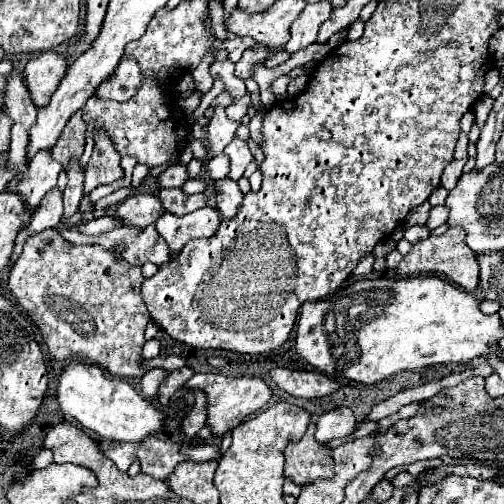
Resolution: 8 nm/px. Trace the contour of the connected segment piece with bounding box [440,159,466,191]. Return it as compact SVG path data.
M454 159L452 163L448 163L446 165L446 169L444 169L444 173L442 173L442 187L444 189L454 189L454 185L458 183L458 177L462 175L462 167L466 165L466 159Z

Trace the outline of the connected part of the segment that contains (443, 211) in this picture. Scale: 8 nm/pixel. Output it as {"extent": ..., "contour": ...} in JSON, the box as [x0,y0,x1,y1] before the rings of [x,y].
{"extent":[428,205,448,229],"contour":[[[438,205],[438,207],[432,207],[432,213],[430,213],[430,219],[428,219],[428,227],[430,229],[436,229],[438,225],[446,223],[448,219],[448,207],[446,205]]]}

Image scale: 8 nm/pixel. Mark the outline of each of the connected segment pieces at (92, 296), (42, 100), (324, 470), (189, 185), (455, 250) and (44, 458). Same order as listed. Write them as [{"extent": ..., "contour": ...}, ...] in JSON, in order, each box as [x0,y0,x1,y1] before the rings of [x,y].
[{"extent":[8,229,150,377],"contour":[[[44,229],[24,243],[22,255],[10,269],[8,287],[22,311],[28,313],[40,327],[48,351],[56,361],[88,359],[112,375],[142,377],[146,373],[142,367],[142,345],[146,323],[150,319],[146,303],[140,295],[142,281],[142,269],[124,259],[114,259],[112,251],[98,245],[72,245],[64,241],[56,229]]]},{"extent":[24,51,68,107],"contour":[[[46,51],[44,55],[32,57],[28,61],[24,69],[26,85],[36,107],[44,107],[50,103],[50,97],[60,85],[66,69],[68,69],[66,59],[52,51]]]},{"extent":[284,423,334,485],"contour":[[[310,423],[306,435],[296,443],[288,443],[284,451],[284,477],[294,481],[296,485],[308,485],[320,477],[334,475],[330,451],[314,439],[314,429],[314,423]]]},{"extent":[180,179,206,193],"contour":[[[188,179],[180,189],[186,193],[204,193],[206,191],[206,181],[204,179]]]},{"extent":[396,227,480,291],"contour":[[[450,227],[444,235],[438,235],[438,237],[432,235],[424,241],[418,241],[412,247],[412,251],[404,255],[396,273],[400,277],[412,277],[422,273],[444,273],[466,291],[474,291],[480,283],[480,267],[476,263],[476,253],[466,245],[466,231],[462,227]]]},{"extent":[32,447,54,469],"contour":[[[40,447],[38,455],[34,457],[34,465],[32,465],[32,469],[44,469],[44,467],[48,467],[50,463],[54,463],[54,459],[52,459],[52,451],[46,449],[46,447]]]}]

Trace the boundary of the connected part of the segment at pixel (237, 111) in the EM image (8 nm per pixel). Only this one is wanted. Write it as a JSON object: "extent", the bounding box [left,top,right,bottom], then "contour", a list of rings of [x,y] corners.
{"extent":[226,93,252,121],"contour":[[[246,93],[242,99],[238,99],[236,103],[232,103],[230,107],[226,107],[226,115],[228,117],[236,117],[236,121],[240,121],[244,115],[248,115],[252,101],[250,101],[250,93]]]}

